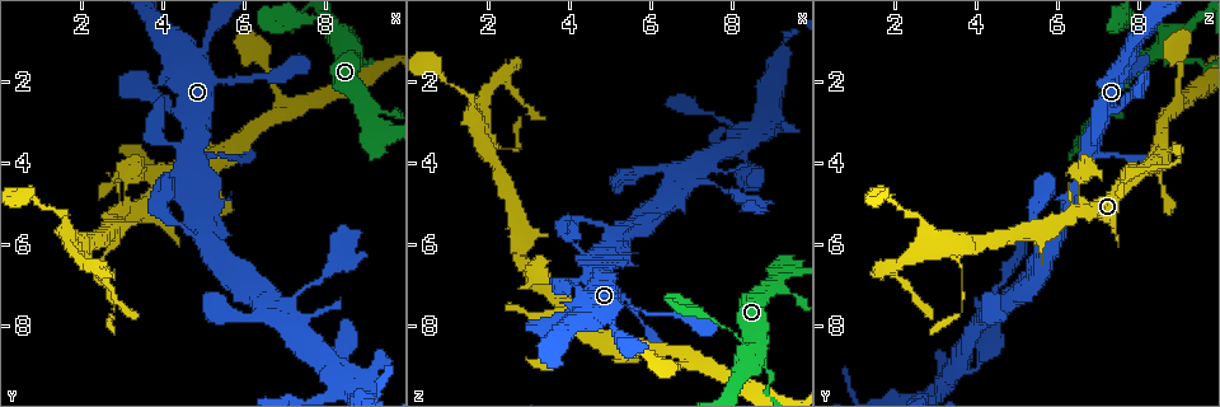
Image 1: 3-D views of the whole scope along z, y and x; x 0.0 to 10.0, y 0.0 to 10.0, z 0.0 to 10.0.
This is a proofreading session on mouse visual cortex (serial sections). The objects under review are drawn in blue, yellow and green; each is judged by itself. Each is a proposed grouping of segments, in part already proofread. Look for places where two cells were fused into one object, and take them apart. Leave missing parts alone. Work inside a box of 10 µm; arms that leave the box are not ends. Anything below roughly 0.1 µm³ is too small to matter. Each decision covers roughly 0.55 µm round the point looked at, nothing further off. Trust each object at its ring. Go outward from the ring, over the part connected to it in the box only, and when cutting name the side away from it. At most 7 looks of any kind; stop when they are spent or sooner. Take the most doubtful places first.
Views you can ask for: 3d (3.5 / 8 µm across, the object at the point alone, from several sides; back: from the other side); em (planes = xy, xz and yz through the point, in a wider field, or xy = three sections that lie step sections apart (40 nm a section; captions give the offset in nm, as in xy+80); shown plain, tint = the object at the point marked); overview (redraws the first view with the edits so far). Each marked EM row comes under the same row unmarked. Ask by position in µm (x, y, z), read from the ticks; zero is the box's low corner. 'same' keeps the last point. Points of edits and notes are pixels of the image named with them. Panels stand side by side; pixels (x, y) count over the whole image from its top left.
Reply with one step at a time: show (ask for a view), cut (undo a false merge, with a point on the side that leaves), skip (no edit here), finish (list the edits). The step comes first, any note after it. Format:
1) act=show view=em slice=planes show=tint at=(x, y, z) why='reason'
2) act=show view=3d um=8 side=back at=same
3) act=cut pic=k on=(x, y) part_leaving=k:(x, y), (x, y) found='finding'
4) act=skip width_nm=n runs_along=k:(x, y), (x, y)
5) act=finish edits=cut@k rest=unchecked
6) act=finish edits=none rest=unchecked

act=show view=3d um=3.5 at=(9.00, 2.60, 7.10) why='three arms meet'

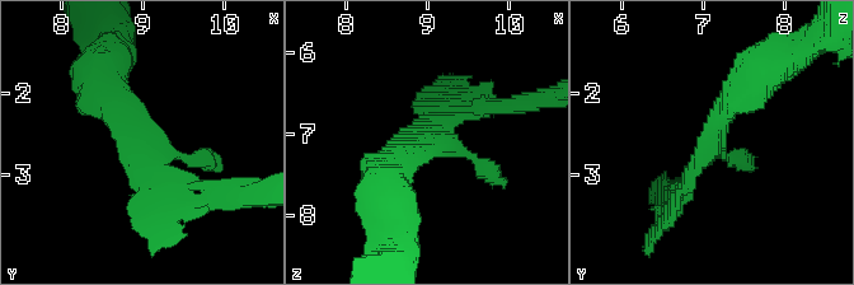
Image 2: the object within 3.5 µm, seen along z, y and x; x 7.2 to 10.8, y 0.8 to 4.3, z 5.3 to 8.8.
act=show view=em slice=xy step=2 show=tint at=(9.00, 2.60, 7.15) why='shape alone is not enough'

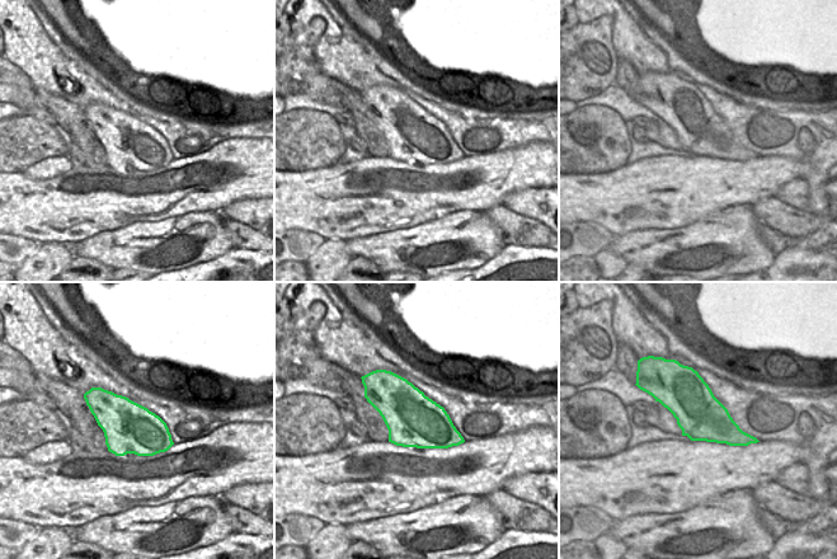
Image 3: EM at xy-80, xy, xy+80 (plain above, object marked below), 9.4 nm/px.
act=show view=em slice=xy step=5 show=tint at=same why='another direction'

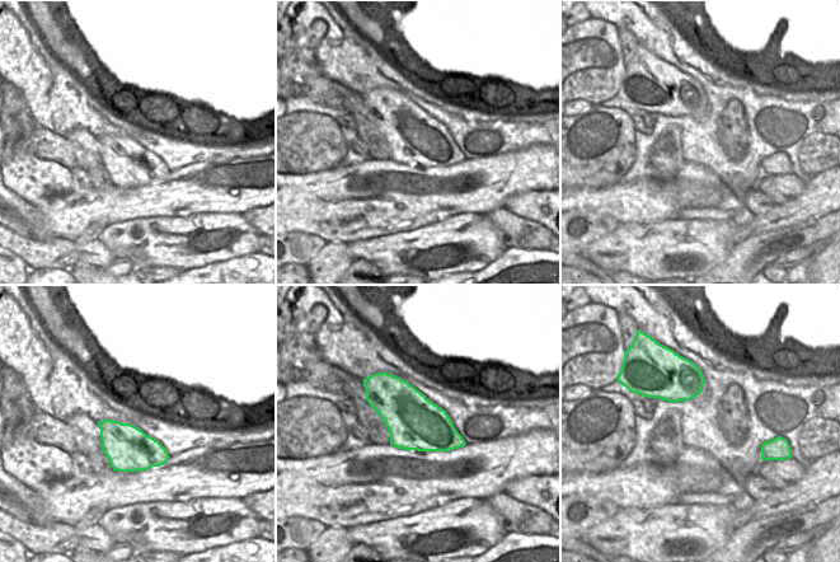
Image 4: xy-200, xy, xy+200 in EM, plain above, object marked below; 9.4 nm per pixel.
act=skip width_nm=500 runs_along=2:(756, 73), (669, 210) found='all the same cell'

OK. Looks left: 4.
act=show view=3d um=8 at=(8.30, 0.75, 9.05) why='four arms meet'

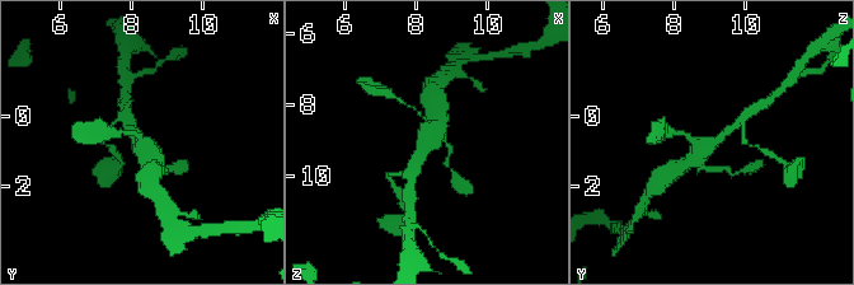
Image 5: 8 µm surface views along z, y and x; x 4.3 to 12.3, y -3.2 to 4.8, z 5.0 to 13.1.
act=show view=em slice=xy step=3 show=tint at=same arms=4 arm_widths_nm=100,150,250,450 why='now the EM'

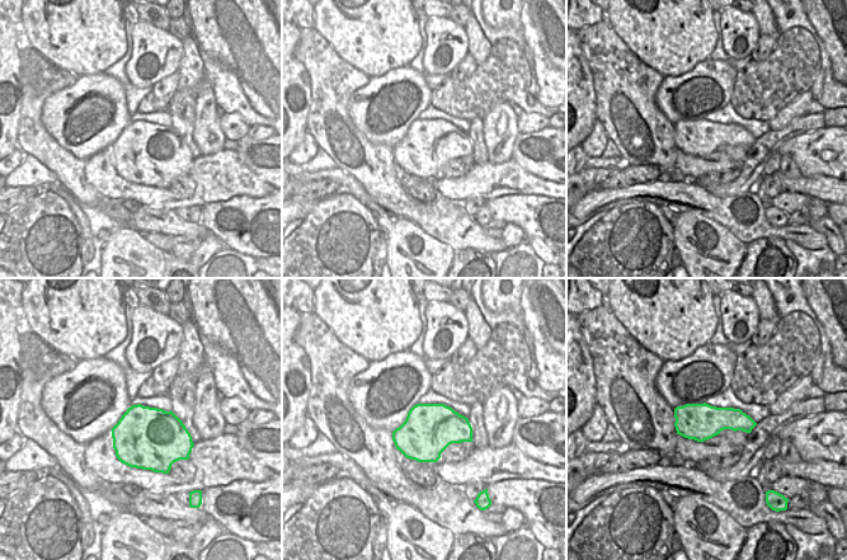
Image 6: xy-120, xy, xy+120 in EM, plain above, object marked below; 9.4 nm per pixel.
act=skip runs_along=5:(155, 169), (141, 136), (126, 134) found='all the same cell'

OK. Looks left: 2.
act=show view=3d um=3.5 at=(2.25, 6.55, 1.90) why='sharp bend'

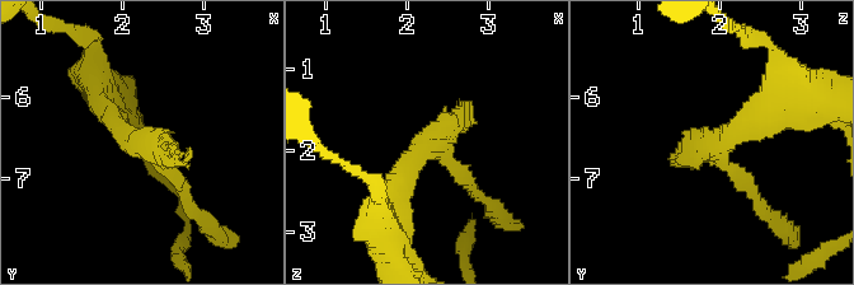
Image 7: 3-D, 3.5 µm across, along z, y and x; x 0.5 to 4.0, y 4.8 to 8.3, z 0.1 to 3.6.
act=show view=em slice=planes show=tint at=(2.25, 6.60, 1.95)

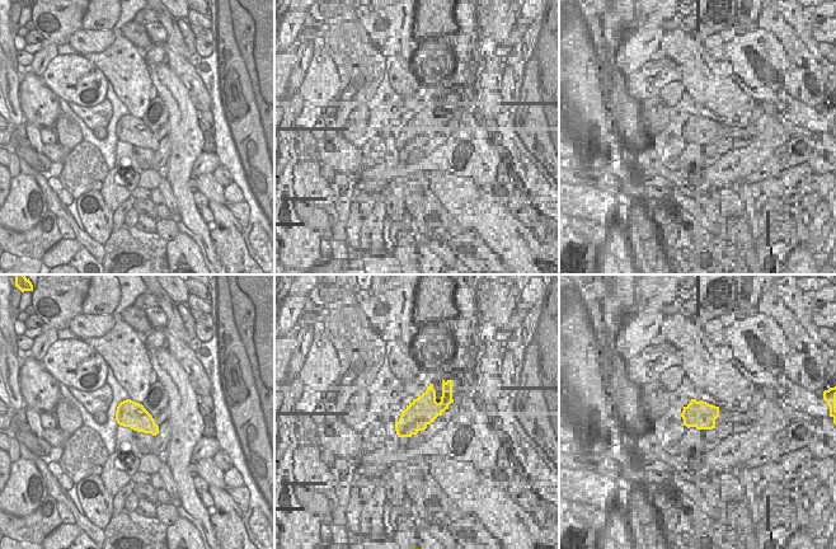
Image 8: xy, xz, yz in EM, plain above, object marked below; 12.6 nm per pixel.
act=skip found='all the same cell'

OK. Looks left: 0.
act=finish edits=none rest=unchecked

